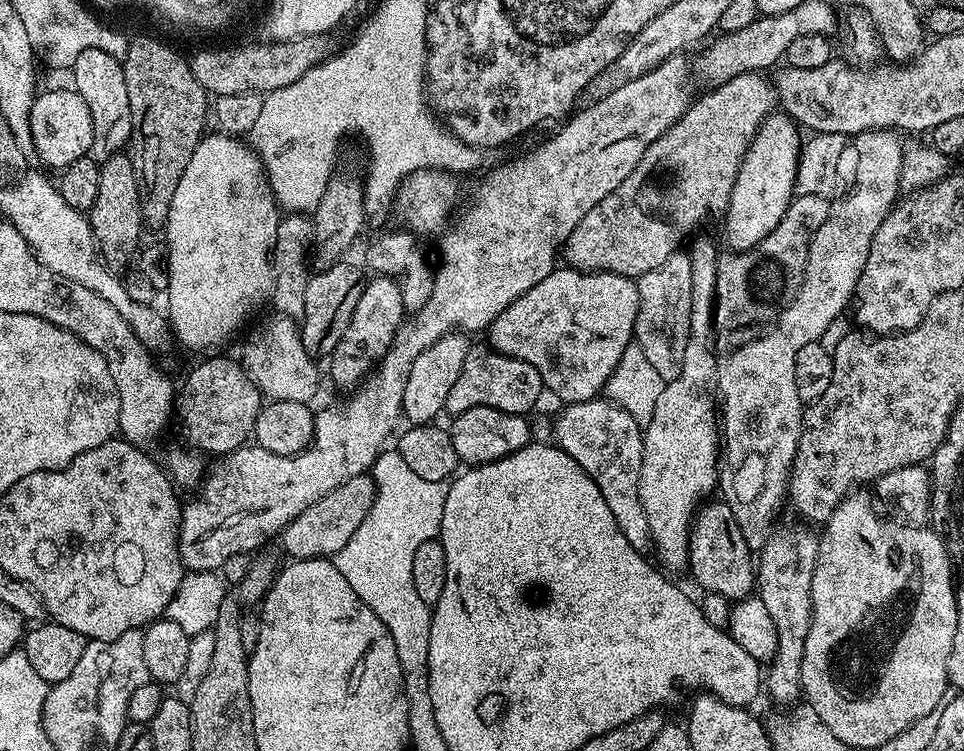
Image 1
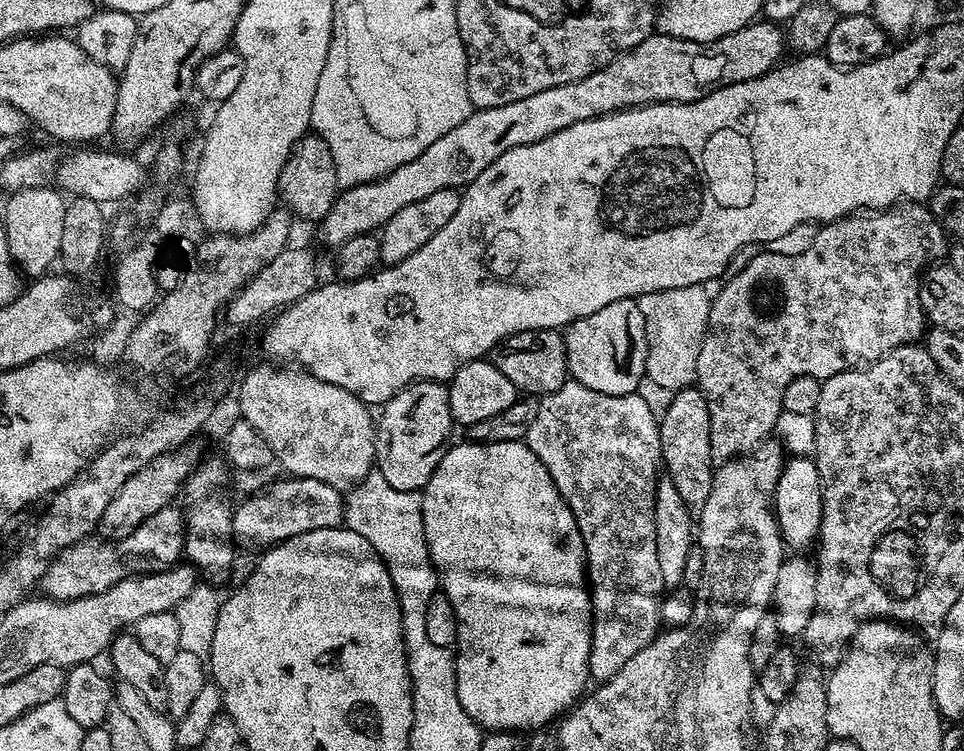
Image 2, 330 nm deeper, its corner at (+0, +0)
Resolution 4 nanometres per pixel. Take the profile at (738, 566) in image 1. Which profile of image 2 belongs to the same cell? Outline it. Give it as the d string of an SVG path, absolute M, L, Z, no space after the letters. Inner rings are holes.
M699 387L684 388L681 392L672 393L670 410L659 417L660 422L660 459L663 471L674 482L682 502L693 514L698 514L710 498L714 461L710 450L710 410L706 398Z

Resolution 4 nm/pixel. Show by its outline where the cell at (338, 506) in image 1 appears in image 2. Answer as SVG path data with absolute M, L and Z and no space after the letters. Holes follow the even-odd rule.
M283 478L265 492L235 505L232 514L232 536L237 549L248 554L260 554L275 544L286 542L310 530L330 530L344 524L345 493L326 486L314 478Z

